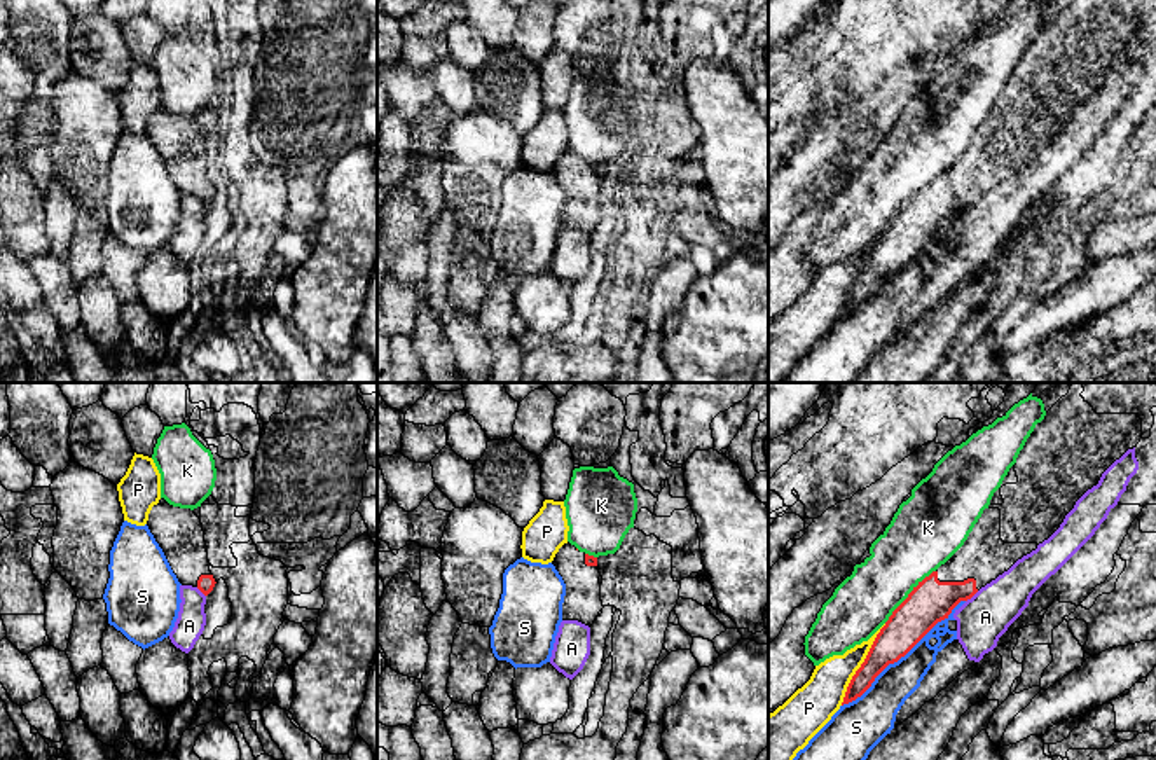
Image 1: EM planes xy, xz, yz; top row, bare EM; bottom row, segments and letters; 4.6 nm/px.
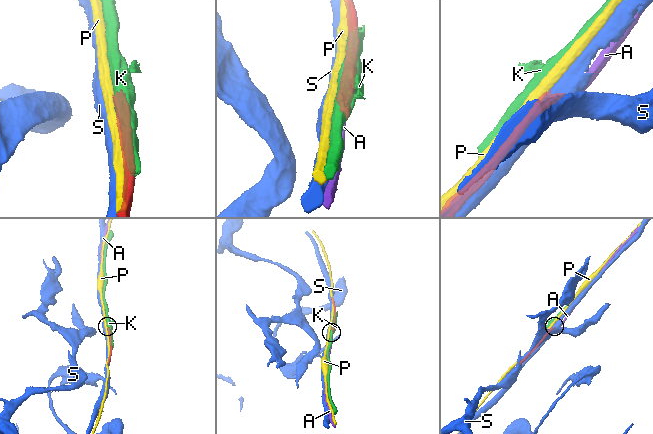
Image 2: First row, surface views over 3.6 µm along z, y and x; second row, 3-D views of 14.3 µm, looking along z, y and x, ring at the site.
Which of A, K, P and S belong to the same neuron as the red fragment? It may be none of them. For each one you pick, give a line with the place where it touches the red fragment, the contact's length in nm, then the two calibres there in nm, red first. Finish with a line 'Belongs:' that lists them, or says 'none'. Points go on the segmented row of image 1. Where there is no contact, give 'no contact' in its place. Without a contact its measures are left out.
Belongs: none

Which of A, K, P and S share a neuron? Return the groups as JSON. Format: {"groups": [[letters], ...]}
{"groups": [["A"], ["K"], ["P"], ["S"]]}

